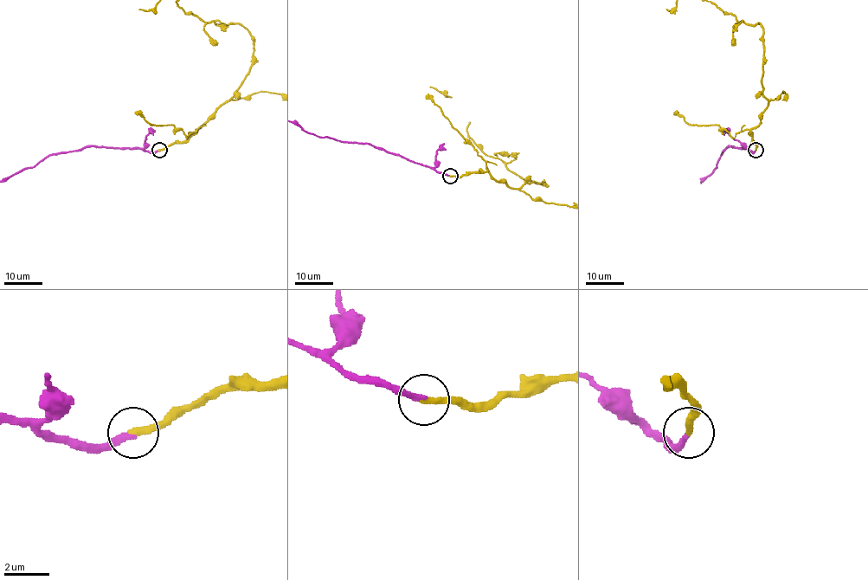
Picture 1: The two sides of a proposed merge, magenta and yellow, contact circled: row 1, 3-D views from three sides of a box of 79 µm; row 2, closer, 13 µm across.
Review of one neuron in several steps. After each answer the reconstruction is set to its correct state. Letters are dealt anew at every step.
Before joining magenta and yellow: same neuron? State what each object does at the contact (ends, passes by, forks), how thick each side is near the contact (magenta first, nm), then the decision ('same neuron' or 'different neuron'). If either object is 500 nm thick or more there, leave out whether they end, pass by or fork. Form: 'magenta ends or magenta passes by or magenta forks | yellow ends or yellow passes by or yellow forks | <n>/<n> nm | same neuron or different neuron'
magenta ends | yellow ends | 240/300 nm | same neuron

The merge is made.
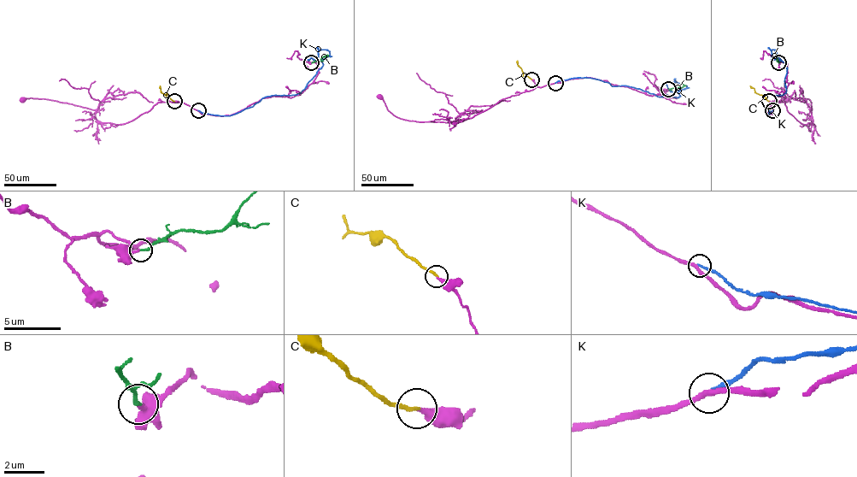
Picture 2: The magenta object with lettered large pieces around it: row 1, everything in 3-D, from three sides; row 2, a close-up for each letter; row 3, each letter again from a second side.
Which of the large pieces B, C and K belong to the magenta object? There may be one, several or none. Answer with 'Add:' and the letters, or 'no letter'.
Add: C

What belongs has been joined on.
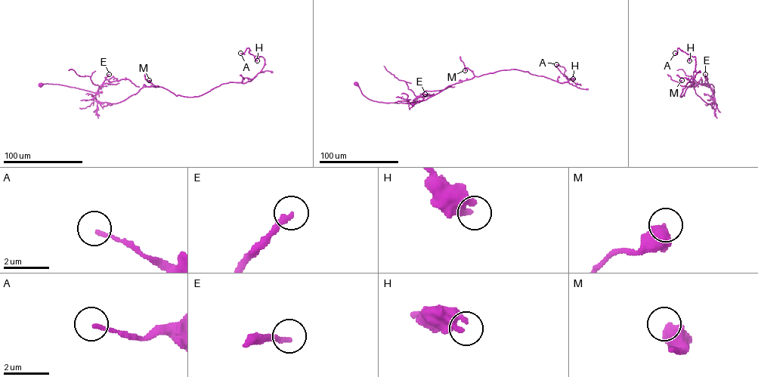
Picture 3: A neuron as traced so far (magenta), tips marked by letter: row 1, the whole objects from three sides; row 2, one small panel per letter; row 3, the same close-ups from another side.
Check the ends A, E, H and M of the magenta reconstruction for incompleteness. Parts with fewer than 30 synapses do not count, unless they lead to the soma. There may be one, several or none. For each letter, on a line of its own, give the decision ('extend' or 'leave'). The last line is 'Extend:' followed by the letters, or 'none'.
A: leave
E: extend
H: leave
M: leave
Extend: E

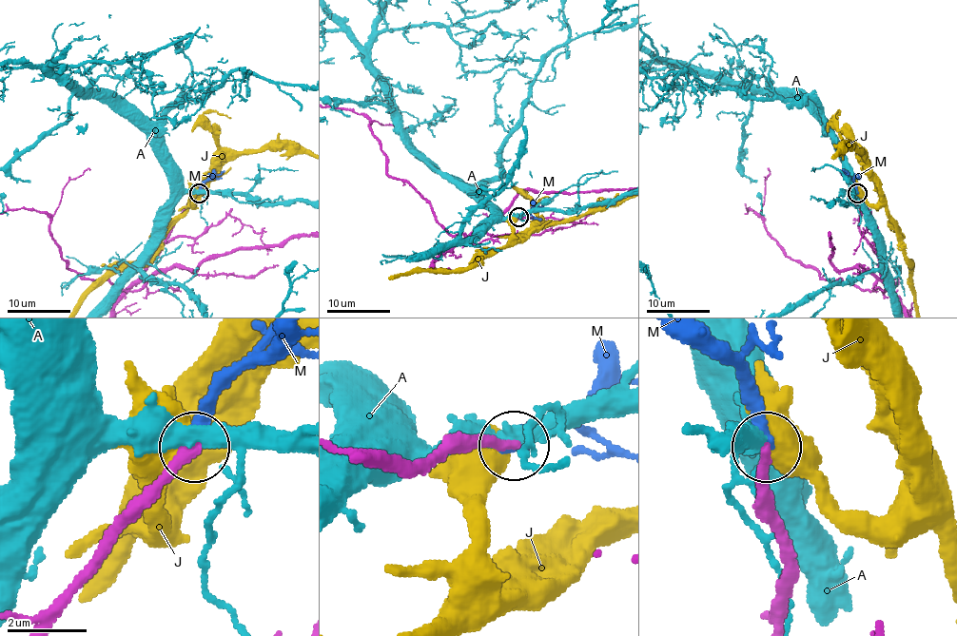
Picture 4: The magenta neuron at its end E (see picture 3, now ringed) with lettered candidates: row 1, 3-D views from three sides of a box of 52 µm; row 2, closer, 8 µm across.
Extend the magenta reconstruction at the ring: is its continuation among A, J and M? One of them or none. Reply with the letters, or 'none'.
M

